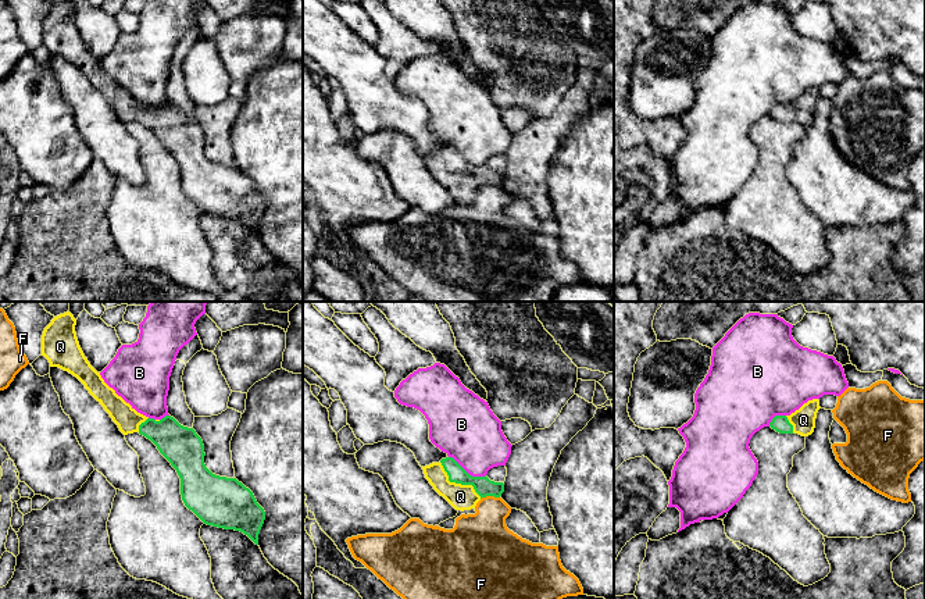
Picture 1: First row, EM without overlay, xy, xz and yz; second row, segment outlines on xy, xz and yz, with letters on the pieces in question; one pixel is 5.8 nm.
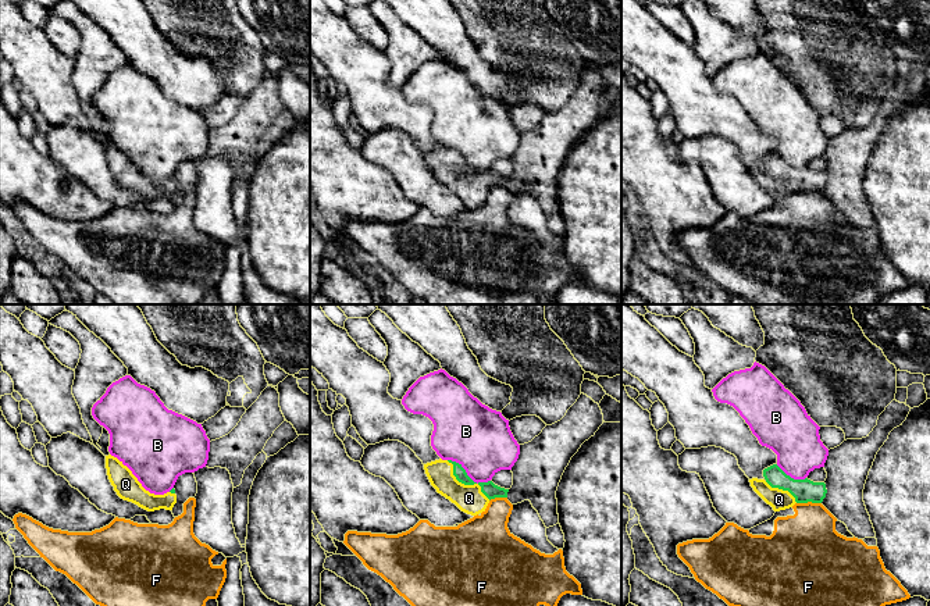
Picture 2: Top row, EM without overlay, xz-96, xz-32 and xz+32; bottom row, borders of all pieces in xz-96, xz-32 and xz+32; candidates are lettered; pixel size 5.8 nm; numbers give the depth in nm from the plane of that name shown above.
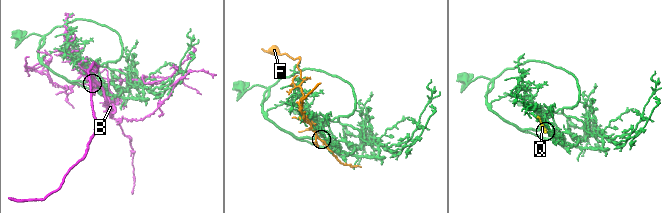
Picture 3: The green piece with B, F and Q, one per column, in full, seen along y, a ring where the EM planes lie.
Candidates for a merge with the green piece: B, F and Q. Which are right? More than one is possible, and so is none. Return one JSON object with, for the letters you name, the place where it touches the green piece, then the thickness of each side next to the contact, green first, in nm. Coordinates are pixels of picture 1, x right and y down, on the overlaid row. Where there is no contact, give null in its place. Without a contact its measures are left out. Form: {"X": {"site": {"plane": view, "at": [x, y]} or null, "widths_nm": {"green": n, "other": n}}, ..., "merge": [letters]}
{"Q": {"site": {"plane": "xz", "at": [457, 482]}, "widths_nm": {"green": 110, "other": 140}}, "merge": ["Q"]}

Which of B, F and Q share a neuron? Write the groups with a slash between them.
B / F / Q

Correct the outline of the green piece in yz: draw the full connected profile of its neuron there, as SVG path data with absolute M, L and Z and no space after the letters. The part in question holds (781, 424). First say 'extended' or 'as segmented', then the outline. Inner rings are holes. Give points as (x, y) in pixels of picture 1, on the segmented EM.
extended | M818 399L808 400L790 416L775 416L769 422L769 427L779 434L794 432L801 436L808 436L814 432L815 418L819 409Z

